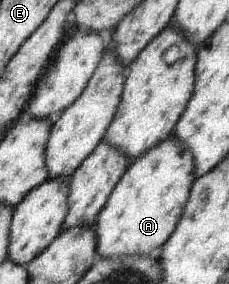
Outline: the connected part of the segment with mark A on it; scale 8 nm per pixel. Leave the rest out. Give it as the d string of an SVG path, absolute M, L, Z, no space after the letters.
M172 133L158 141L155 146L146 149L143 154L138 155L126 167L125 173L119 178L113 193L107 198L106 205L98 215L95 229L98 235L99 257L110 258L131 254L152 255L152 249L164 244L175 229L195 178L194 159L191 152L184 148L184 145L173 137Z

